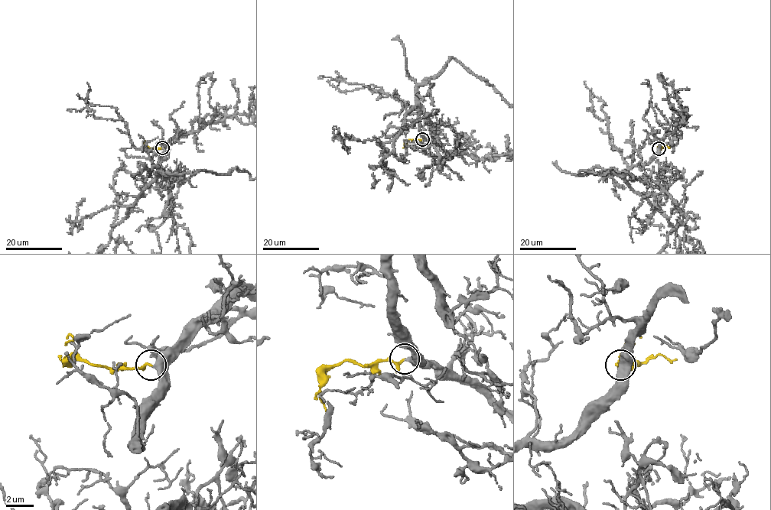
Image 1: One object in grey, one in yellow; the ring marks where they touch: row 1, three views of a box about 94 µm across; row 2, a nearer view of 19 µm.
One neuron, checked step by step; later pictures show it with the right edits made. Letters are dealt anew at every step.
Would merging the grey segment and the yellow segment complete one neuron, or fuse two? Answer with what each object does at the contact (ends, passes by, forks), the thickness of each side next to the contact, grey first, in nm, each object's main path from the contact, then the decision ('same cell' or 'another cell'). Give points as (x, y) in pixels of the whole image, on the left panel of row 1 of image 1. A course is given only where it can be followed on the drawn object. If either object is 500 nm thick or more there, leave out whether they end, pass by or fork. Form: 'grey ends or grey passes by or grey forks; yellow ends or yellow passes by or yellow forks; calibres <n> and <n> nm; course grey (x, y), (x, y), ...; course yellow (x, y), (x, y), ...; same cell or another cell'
calibres 500 and 140 nm; course grey (162, 147), (159, 164), (168, 180), (170, 214), (191, 240); course yellow (162, 147), (145, 146); same cell

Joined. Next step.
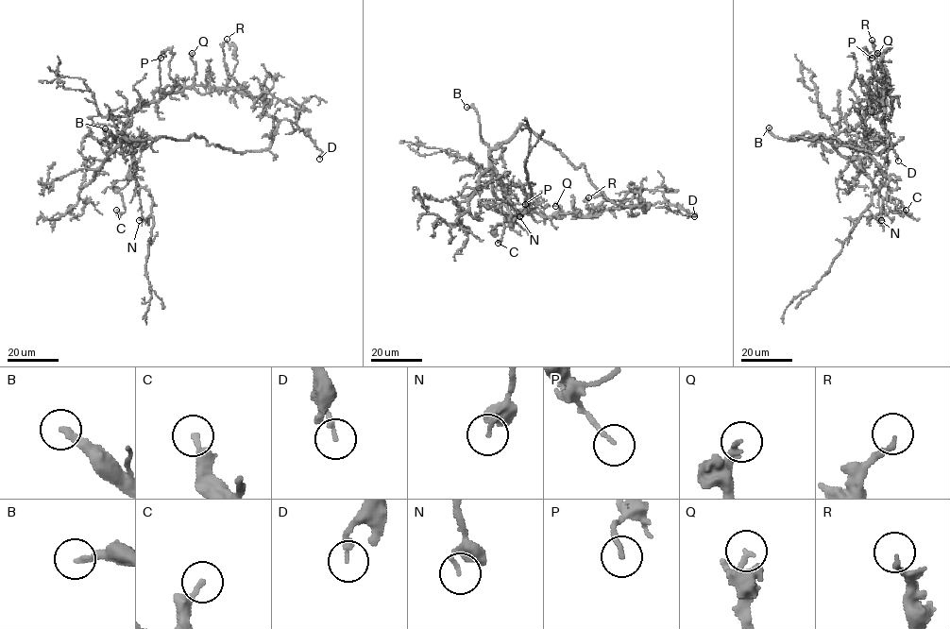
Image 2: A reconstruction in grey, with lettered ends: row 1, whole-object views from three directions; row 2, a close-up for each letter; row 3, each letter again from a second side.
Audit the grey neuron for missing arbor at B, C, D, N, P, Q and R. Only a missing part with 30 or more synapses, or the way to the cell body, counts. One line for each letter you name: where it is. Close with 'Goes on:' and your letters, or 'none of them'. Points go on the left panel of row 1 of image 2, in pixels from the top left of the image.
B: Place: (105, 128)
Goes on: B

